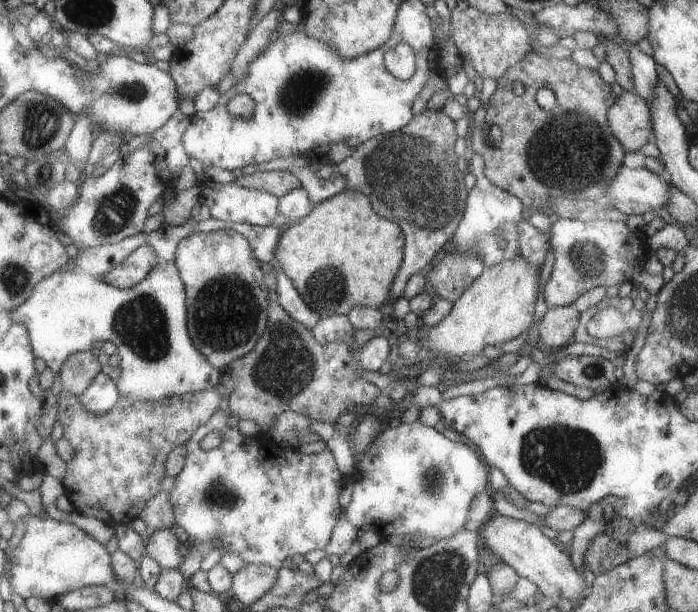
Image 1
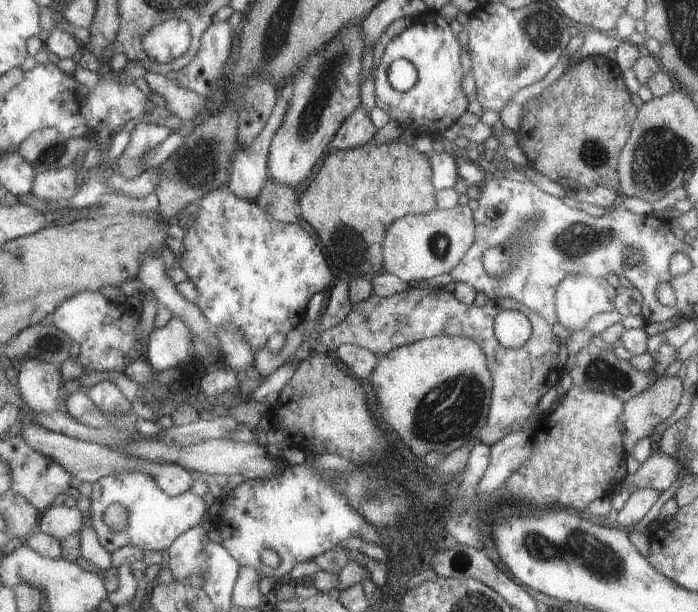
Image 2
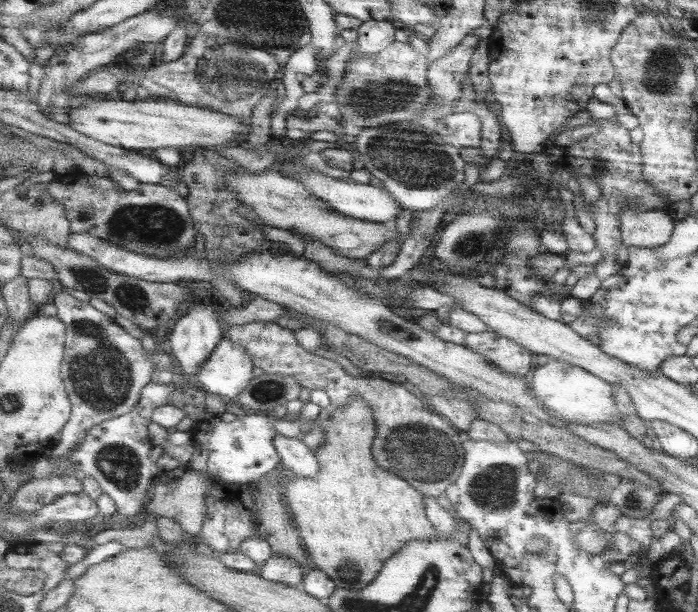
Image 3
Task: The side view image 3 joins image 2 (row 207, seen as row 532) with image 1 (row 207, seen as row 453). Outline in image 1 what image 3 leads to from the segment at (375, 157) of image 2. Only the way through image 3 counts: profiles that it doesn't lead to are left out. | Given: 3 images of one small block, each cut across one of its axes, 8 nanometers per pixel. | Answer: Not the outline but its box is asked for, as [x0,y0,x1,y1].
[275,190,407,318]

